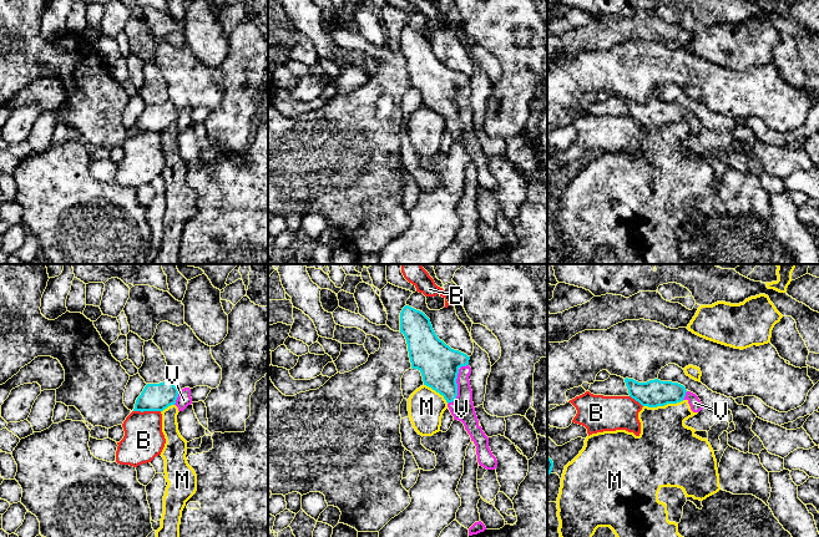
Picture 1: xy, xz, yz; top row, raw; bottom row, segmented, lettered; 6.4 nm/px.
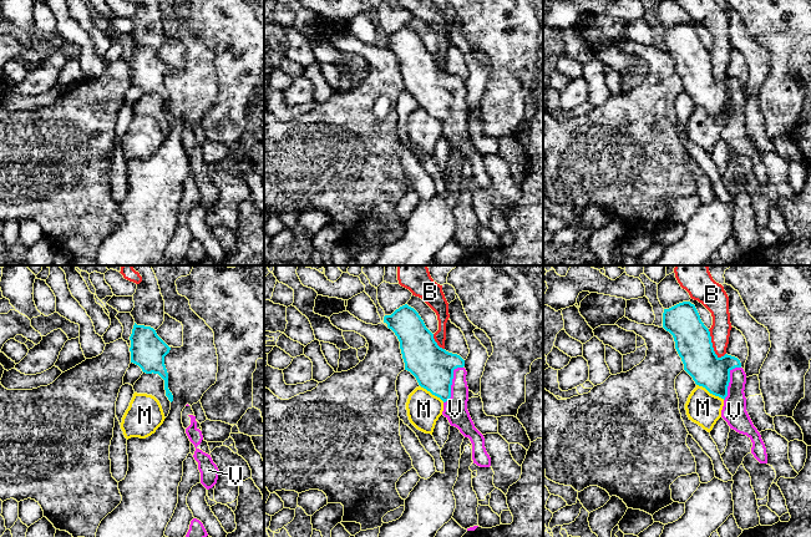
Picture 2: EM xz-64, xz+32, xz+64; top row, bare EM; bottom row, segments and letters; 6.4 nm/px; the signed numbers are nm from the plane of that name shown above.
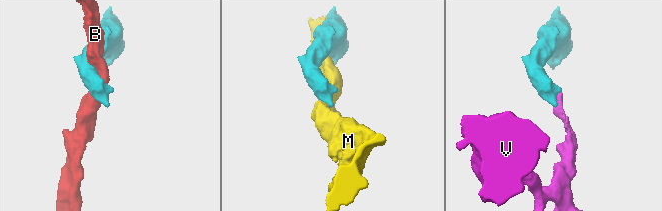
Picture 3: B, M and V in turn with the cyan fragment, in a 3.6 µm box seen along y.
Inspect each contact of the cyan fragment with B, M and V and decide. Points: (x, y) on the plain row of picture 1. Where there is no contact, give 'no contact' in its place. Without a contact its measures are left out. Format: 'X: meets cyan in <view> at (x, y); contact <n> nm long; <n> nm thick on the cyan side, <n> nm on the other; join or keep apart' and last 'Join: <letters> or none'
B: meets cyan in xy at (147, 131); contact 180 nm long; 180 nm thick on the cyan side, 260 nm on the other; keep apart
M: meets cyan in yz at (663, 126); contact 260 nm long; 180 nm thick on the cyan side, 360 nm on the other; keep apart
V: meets cyan in xz at (455, 104); contact 300 nm long; 260 nm thick on the cyan side, 150 nm on the other; join
Join: V

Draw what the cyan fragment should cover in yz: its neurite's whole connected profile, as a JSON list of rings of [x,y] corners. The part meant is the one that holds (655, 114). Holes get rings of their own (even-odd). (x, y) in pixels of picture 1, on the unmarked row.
[[[625,100],[628,115],[642,127],[657,128],[667,125],[677,125],[687,121],[693,133],[699,133],[703,126],[698,117],[678,103],[661,102],[658,100],[647,103],[638,103],[633,100]]]

